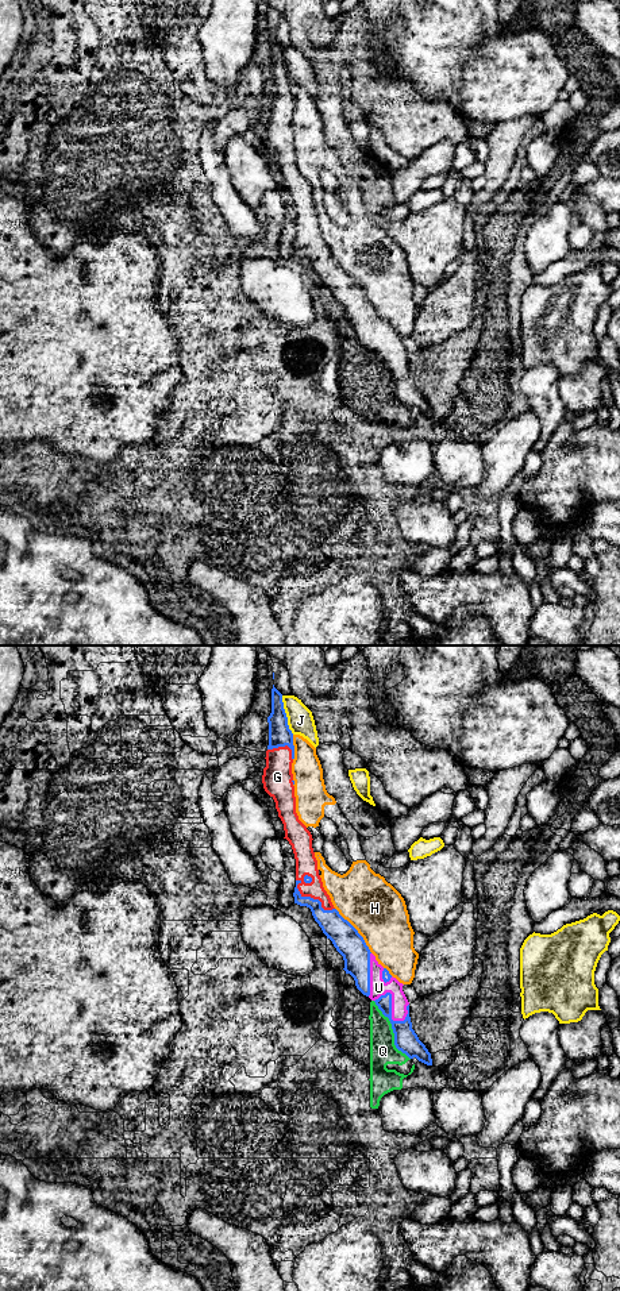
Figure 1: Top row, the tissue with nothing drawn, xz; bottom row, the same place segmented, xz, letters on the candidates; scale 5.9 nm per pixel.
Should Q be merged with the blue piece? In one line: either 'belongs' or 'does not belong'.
does not belong

